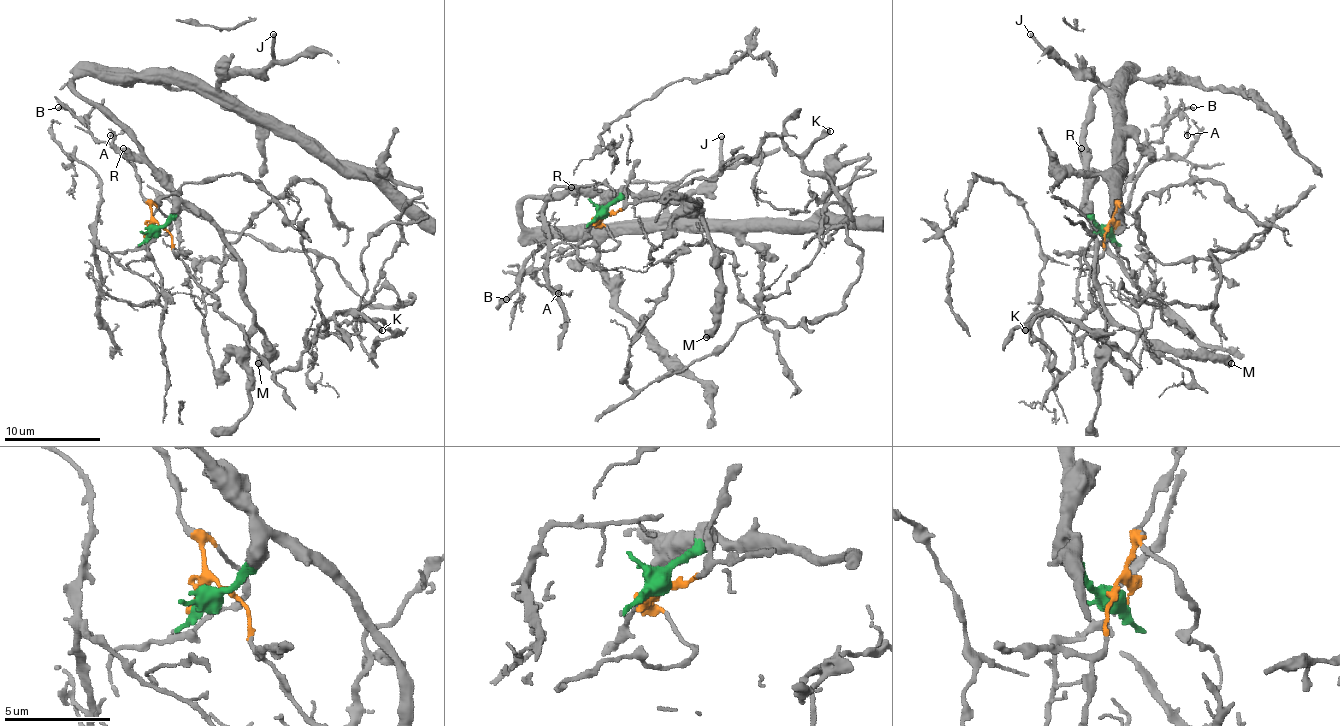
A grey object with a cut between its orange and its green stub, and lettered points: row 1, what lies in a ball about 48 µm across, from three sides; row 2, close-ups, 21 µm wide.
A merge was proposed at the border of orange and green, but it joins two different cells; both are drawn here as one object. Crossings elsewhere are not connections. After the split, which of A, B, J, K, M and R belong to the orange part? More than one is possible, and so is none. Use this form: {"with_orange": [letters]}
{"with_orange": ["A", "B", "K"]}

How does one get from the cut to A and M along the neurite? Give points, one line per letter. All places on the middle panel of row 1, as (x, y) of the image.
A: (606, 215), (587, 232), (585, 239), (563, 249), (537, 270), (537, 282), (549, 290), (570, 294), (558, 292)
M: (606, 215), (611, 203), (630, 196), (686, 200), (700, 215), (720, 278), (717, 326), (705, 338)

